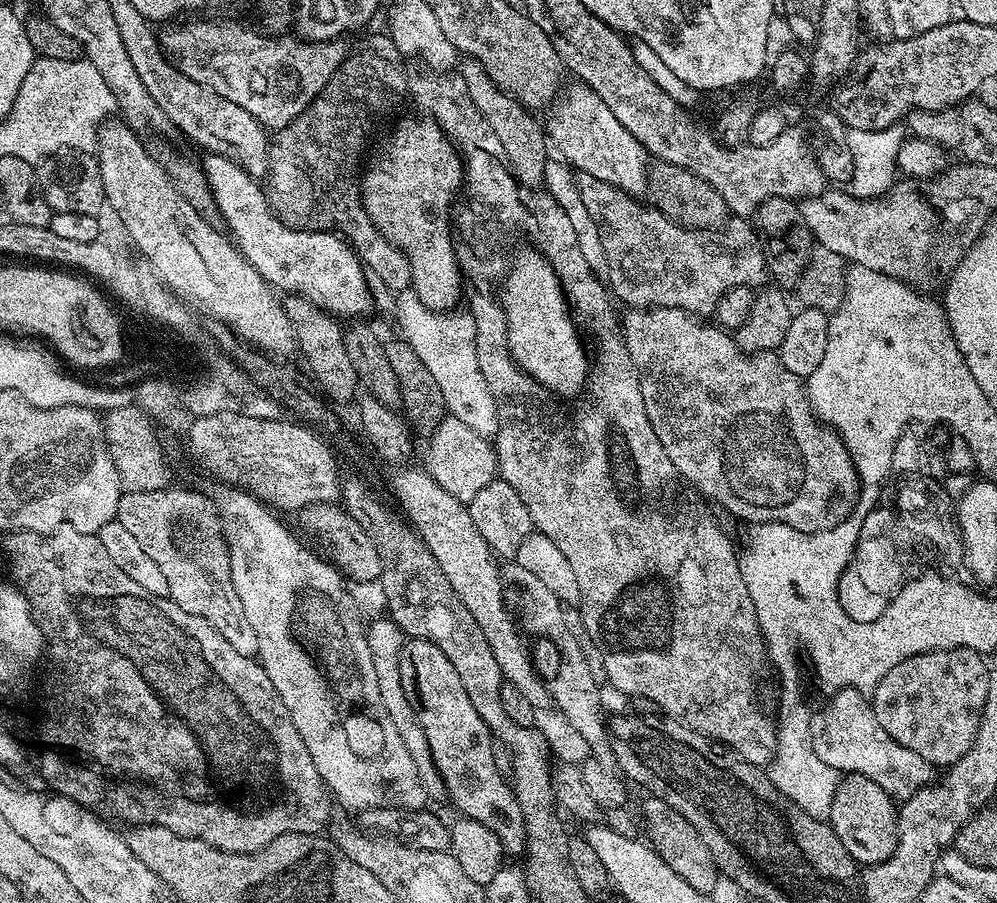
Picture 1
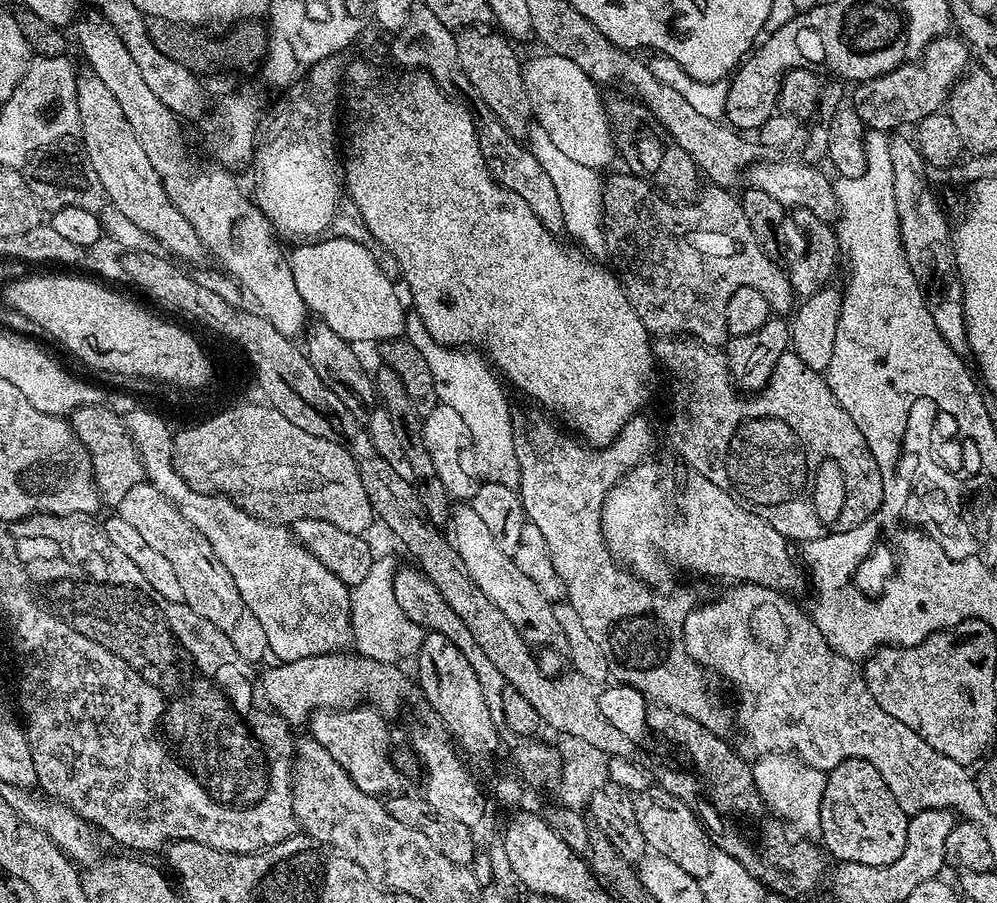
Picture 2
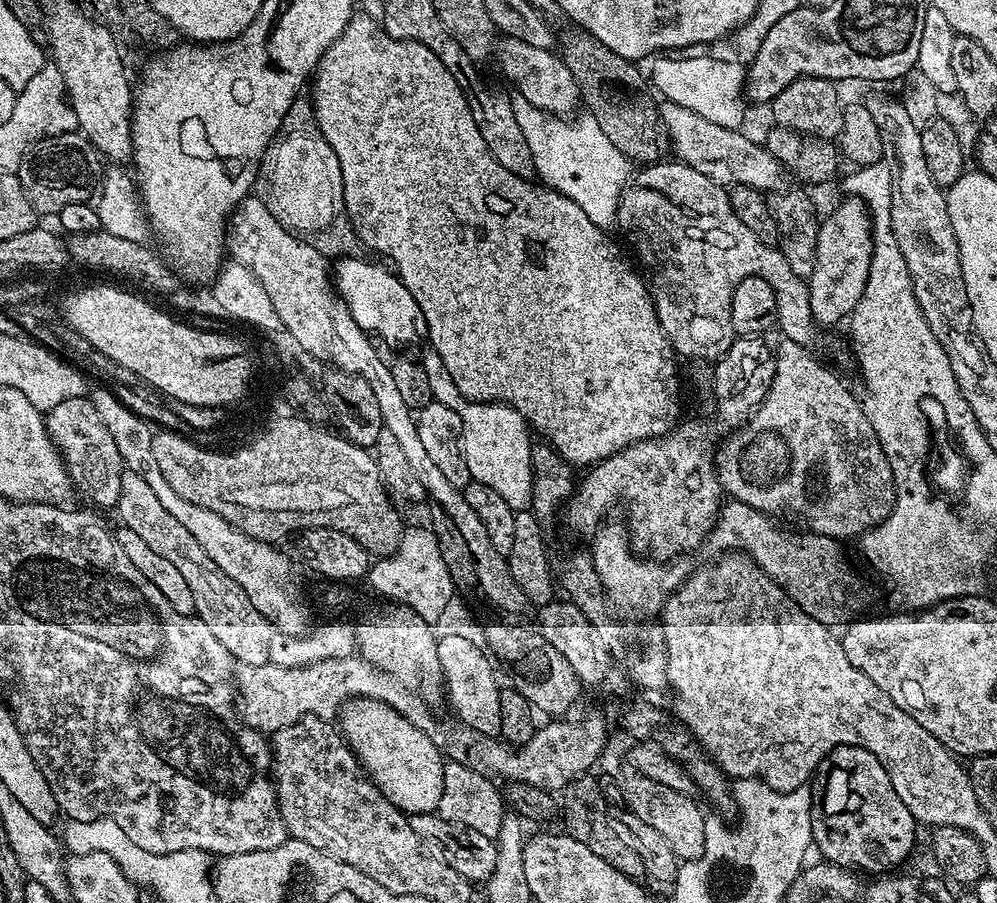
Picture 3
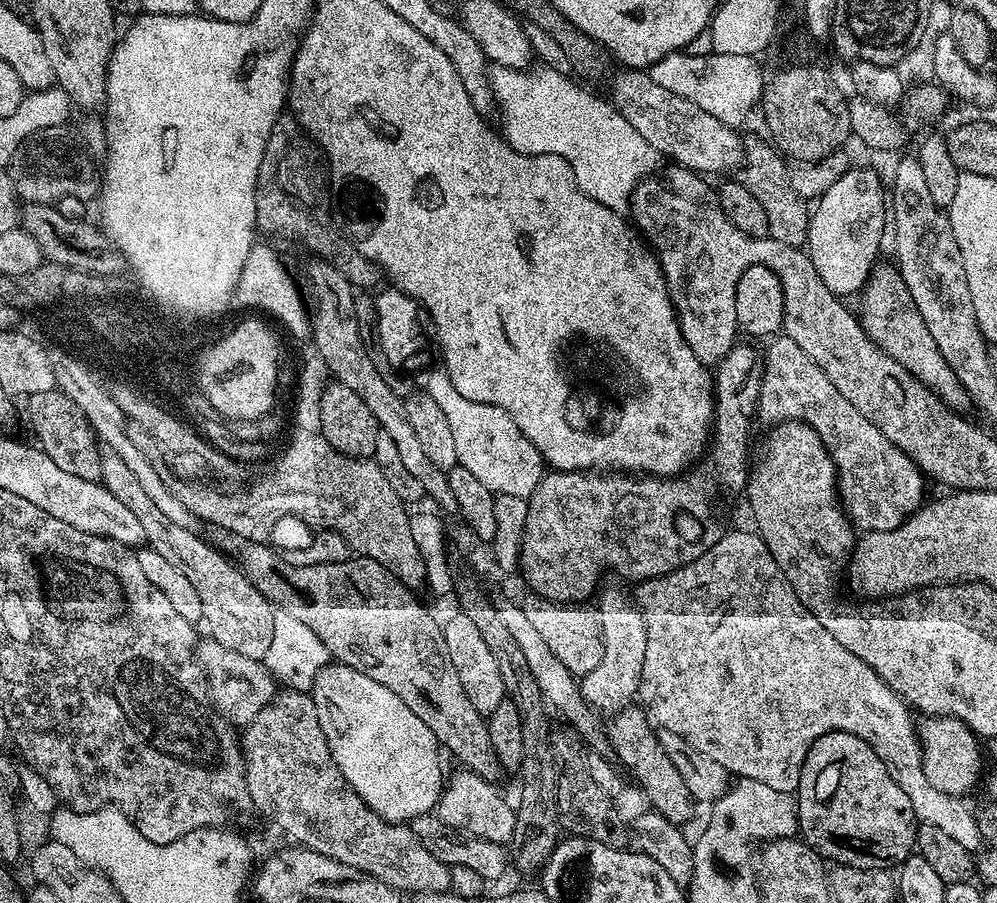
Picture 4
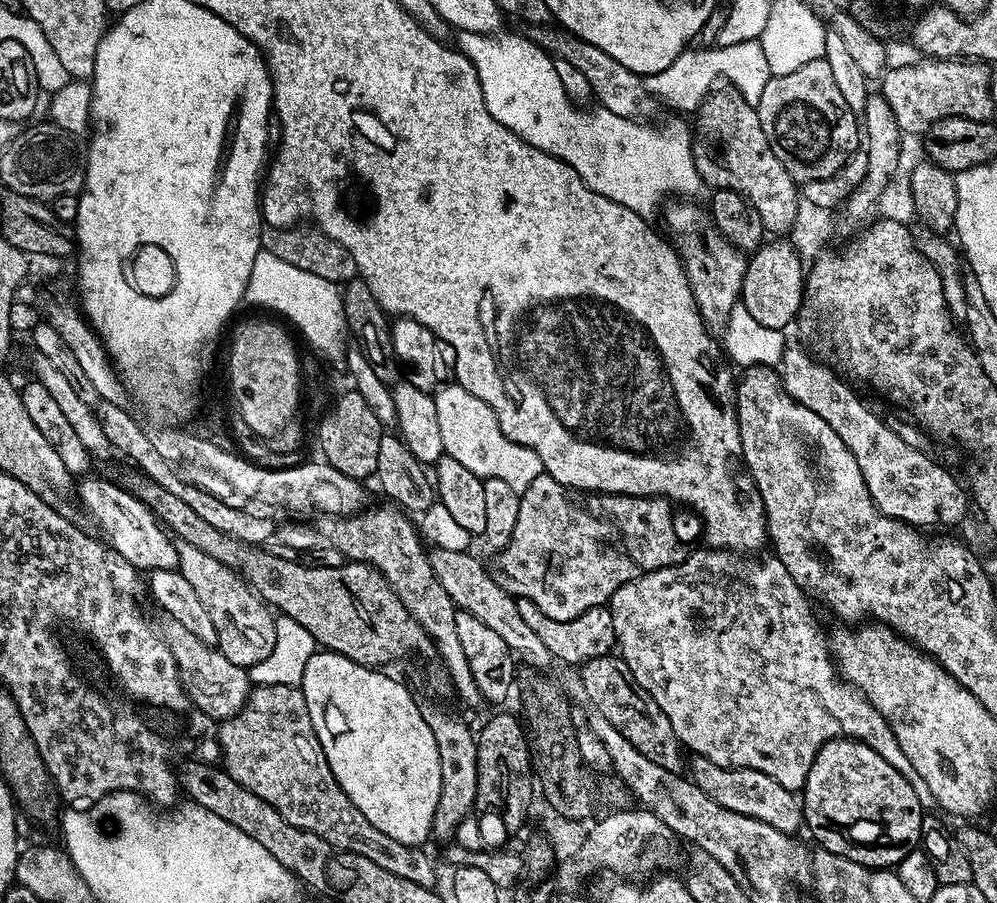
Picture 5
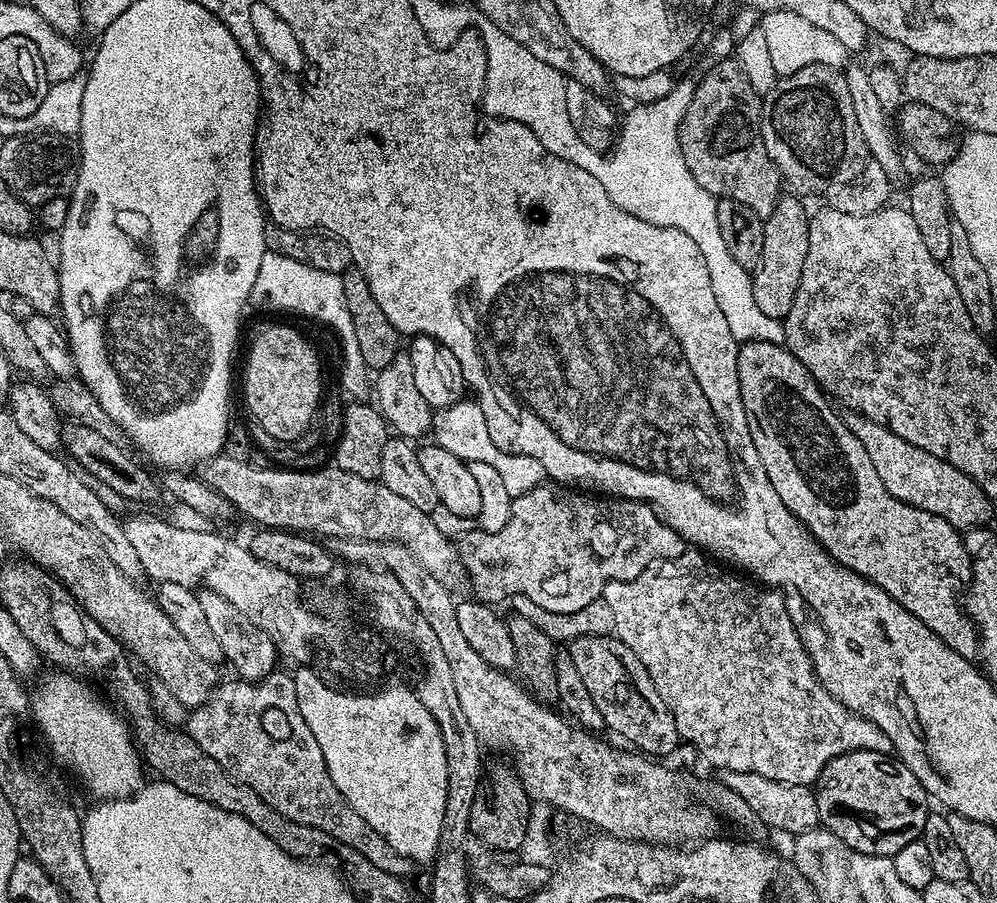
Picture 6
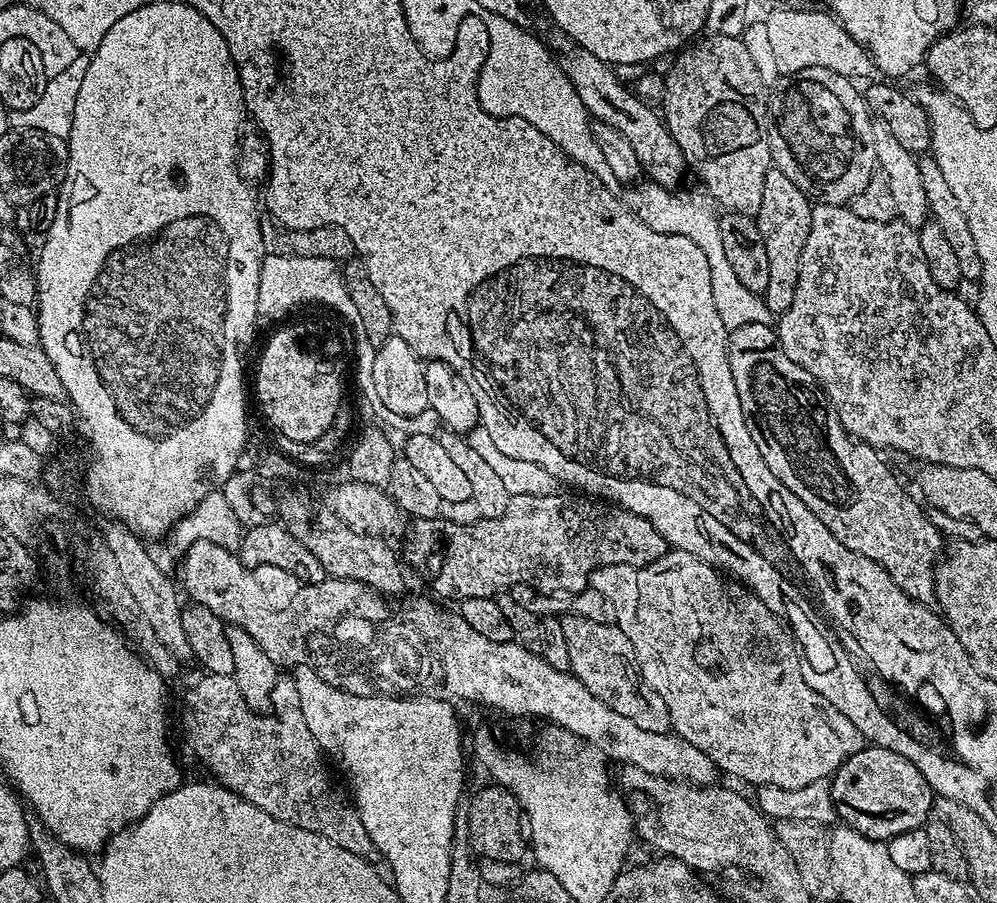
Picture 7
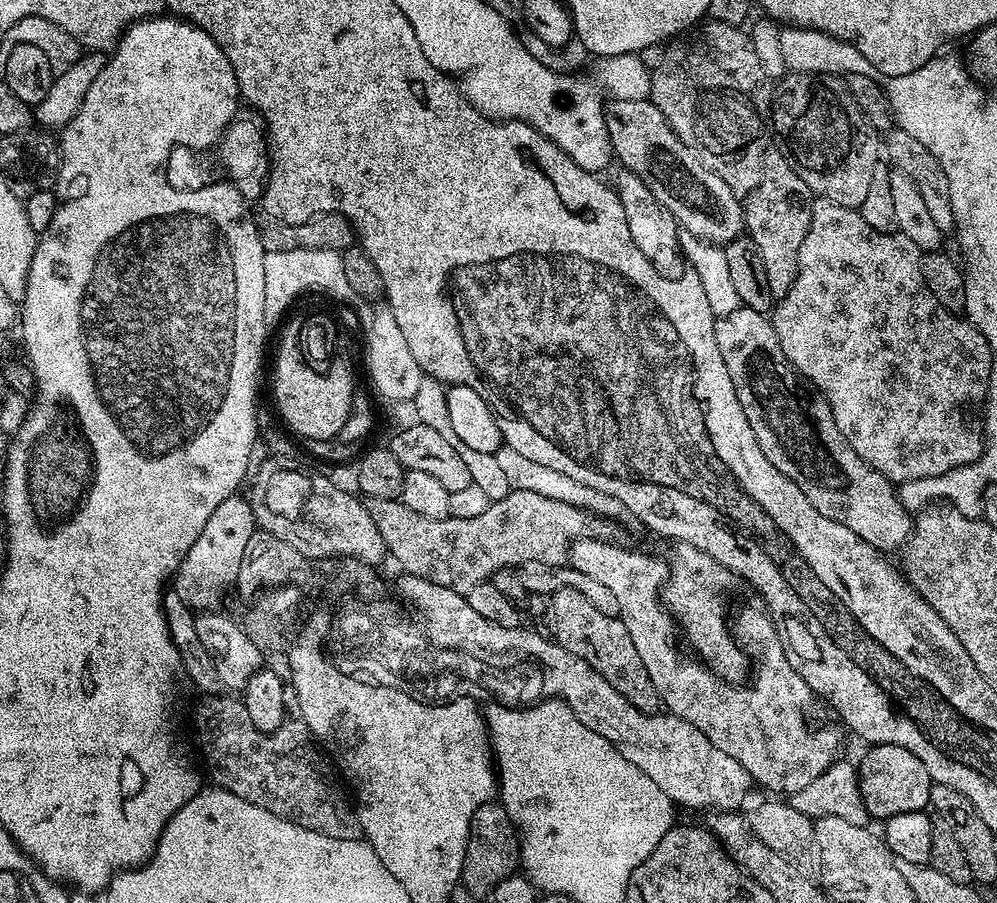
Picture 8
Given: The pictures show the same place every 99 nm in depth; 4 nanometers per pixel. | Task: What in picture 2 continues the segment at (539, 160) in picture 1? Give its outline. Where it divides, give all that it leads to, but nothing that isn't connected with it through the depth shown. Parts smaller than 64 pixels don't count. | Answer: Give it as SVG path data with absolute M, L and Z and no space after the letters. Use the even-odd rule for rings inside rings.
M473 26L461 28L455 33L458 62L462 62L462 70L466 78L470 78L470 86L474 86L476 99L481 100L496 115L498 122L506 126L511 136L527 137L528 126L534 117L524 85L521 57L516 57L515 50L510 46L512 44L499 31L484 31L488 30Z

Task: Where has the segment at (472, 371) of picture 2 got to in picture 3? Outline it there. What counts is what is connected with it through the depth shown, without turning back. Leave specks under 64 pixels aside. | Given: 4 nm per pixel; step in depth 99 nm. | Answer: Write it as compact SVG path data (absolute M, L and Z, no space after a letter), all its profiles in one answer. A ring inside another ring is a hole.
M431 350L425 351L422 363L426 370L426 382L430 382L432 399L450 406L462 418L464 431L464 461L472 480L490 486L504 499L512 511L523 512L532 506L532 449L534 440L528 437L530 425L518 410L503 402L468 400L454 386L454 378L442 366L442 358Z

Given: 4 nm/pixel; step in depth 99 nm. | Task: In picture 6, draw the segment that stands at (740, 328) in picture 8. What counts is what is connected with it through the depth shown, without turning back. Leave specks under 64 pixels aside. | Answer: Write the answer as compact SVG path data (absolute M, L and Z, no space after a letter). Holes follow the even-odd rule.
M756 341L741 343L736 354L736 369L738 370L738 382L742 394L742 406L746 410L746 418L752 435L752 445L758 450L758 458L766 470L766 478L770 478L770 486L774 486L778 498L782 498L786 510L790 510L800 519L801 524L816 539L816 543L821 544L832 555L833 560L838 561L839 564L852 572L864 576L882 590L886 590L886 594L890 594L890 598L894 598L903 608L910 610L910 614L914 618L918 618L918 622L930 626L932 633L938 638L942 638L942 642L946 642L946 646L950 646L950 650L962 654L970 661L975 661L980 651L980 634L962 607L962 593L972 582L974 556L968 553L968 548L964 545L963 538L960 537L963 536L961 529L950 526L950 522L946 522L946 518L938 518L934 514L923 512L898 498L894 498L894 494L890 494L890 490L886 490L886 486L882 486L882 478L878 478L878 470L874 470L874 462L870 462L870 454L866 454L862 442L858 442L858 438L854 438L854 434L844 425L843 419L839 415L836 417L835 410L831 408L833 405L825 396L820 385L804 369L802 362L795 360L787 347Z

